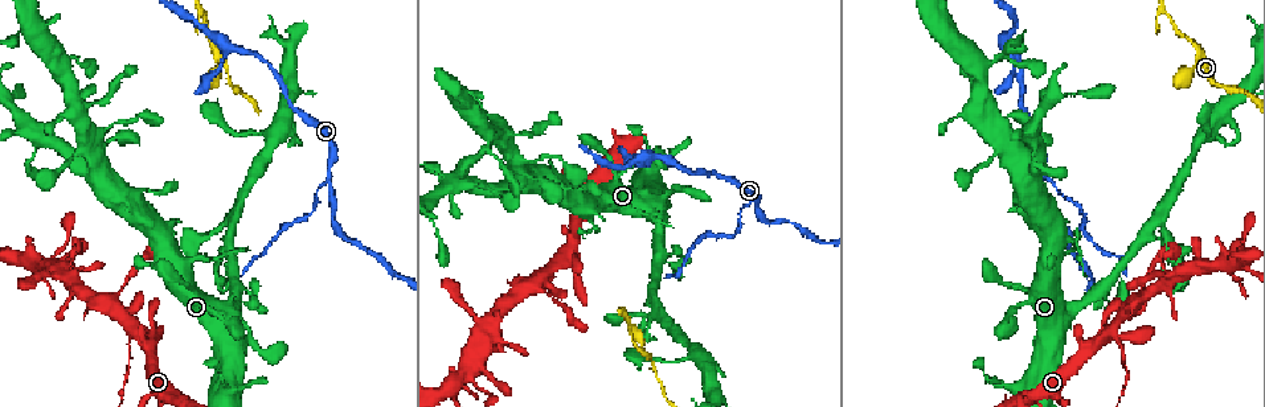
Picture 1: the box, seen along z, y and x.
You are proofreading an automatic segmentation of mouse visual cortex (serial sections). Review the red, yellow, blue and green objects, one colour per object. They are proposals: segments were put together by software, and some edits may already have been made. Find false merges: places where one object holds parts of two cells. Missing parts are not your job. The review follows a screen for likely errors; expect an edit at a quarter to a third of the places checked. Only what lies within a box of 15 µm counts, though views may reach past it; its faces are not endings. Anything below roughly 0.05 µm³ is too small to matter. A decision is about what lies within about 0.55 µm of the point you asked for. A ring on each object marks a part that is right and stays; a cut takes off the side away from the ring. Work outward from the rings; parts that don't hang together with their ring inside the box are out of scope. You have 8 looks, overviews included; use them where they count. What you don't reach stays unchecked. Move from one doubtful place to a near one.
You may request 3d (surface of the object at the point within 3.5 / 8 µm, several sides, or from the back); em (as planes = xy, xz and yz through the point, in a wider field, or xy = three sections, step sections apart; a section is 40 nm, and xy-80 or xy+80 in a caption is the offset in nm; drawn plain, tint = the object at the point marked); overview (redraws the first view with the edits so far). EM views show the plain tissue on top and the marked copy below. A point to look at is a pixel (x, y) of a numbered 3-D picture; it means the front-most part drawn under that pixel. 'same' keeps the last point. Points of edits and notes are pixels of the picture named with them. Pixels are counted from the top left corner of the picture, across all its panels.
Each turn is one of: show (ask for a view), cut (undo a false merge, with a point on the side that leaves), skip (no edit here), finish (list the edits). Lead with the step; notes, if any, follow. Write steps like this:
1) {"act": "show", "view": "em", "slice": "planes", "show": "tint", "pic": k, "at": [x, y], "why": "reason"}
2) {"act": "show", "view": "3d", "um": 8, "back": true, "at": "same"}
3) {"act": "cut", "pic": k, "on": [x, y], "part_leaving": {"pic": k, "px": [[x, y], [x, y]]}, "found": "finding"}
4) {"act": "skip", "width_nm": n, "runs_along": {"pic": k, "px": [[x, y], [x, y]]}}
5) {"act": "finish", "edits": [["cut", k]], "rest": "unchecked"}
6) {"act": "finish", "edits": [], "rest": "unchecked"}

{"act": "show", "view": "3d", "um": 3.5, "pic": 1, "at": [648, 334], "why": "sharp bend"}

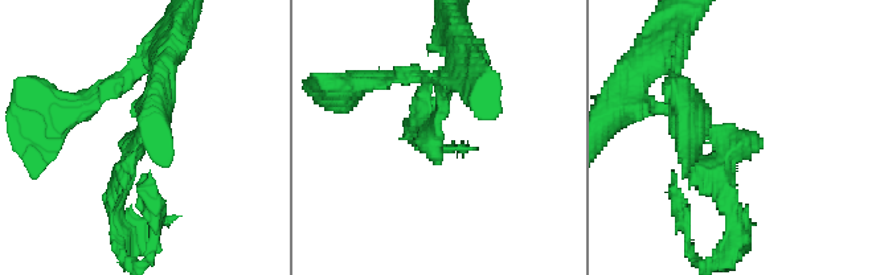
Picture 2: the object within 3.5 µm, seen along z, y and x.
{"act": "show", "view": "em", "slice": "xy", "step": 5, "show": "tint", "pic": 2, "at": [432, 133], "why": "shape alone is not enough"}

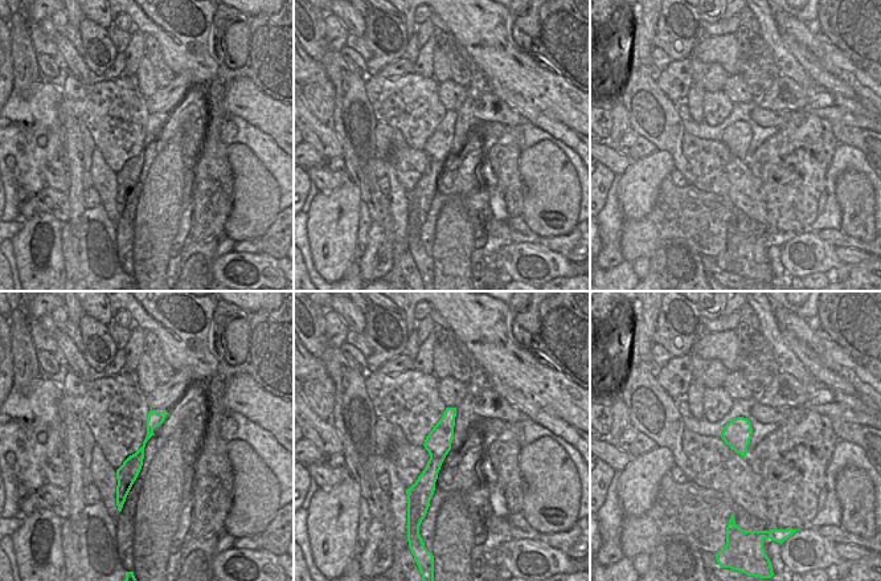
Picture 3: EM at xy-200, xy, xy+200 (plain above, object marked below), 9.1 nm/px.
{"act": "cut", "pic": 2, "on": [122, 171], "width_nm": 240, "part_leaving": {"pic": 2, "px": [[139, 134], [114, 187], [122, 243]]}, "found": "a second cell is stuck on"}

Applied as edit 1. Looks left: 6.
{"act": "show", "view": "3d", "um": 3.5, "pic": 1, "at": [327, 174], "why": "a fork"}

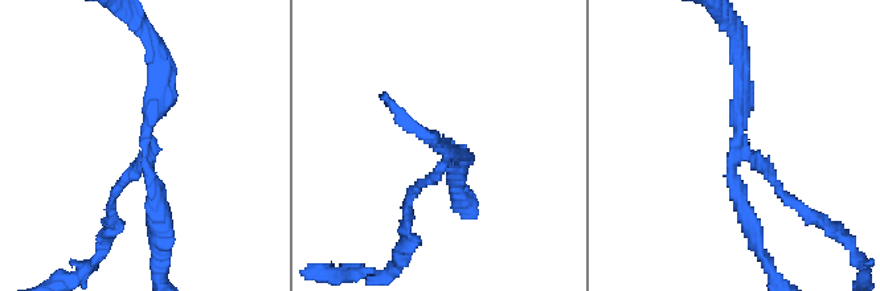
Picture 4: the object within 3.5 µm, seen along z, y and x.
{"act": "show", "view": "em", "slice": "planes", "show": "tint", "pic": 4, "at": [148, 141], "why": "need the tissue"}

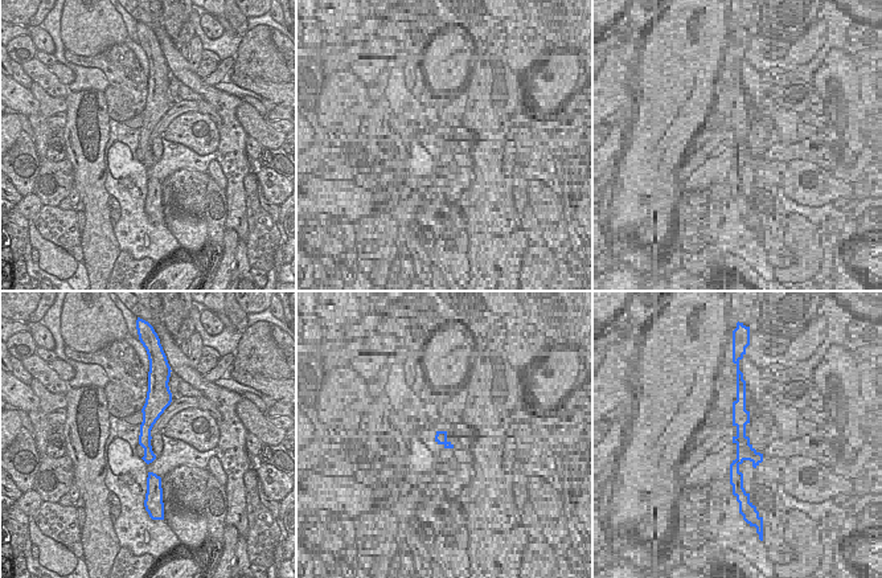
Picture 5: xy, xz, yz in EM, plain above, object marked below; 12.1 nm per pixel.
{"act": "cut", "pic": 4, "on": [121, 184], "arm_widths_nm": [150, 200, 250], "part_leaving": {"pic": 4, "px": [[741, 147], [793, 204], [826, 225]]}, "found": "two cells meet here"}

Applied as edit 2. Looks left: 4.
{"act": "show", "view": "3d", "um": 8, "pic": 1, "at": [103, 145], "why": "calibre changes"}

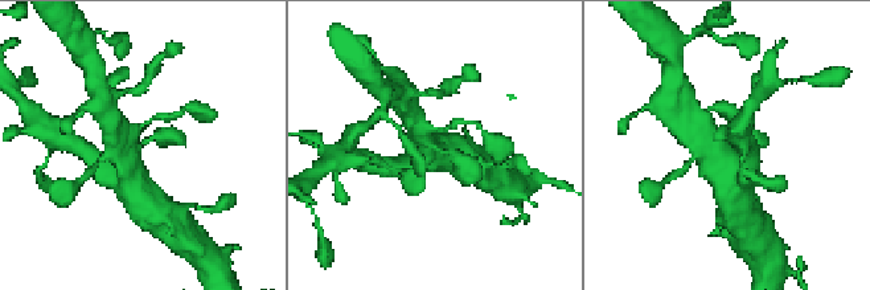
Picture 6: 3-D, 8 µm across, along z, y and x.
{"act": "show", "view": "3d", "um": 3.5, "pic": 6, "at": [138, 148], "why": "closer look"}

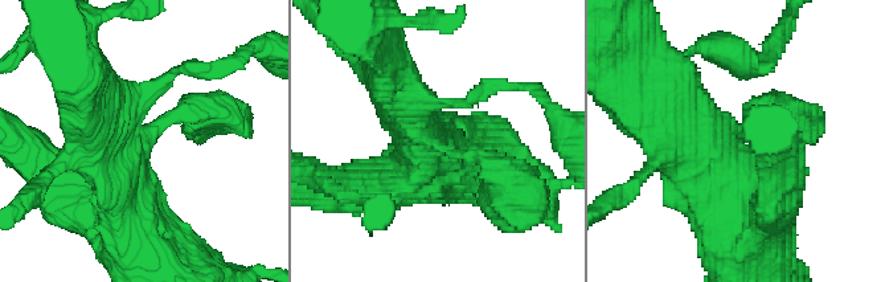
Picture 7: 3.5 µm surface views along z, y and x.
{"act": "skip", "runs_along": {"pic": 7, "px": [[757, 244], [740, 187], [666, 98]]}, "found": "continuous, no second cell"}

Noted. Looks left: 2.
{"act": "finish", "edits": [["cut", 2], ["cut", 4]], "rest": "unchecked"}

